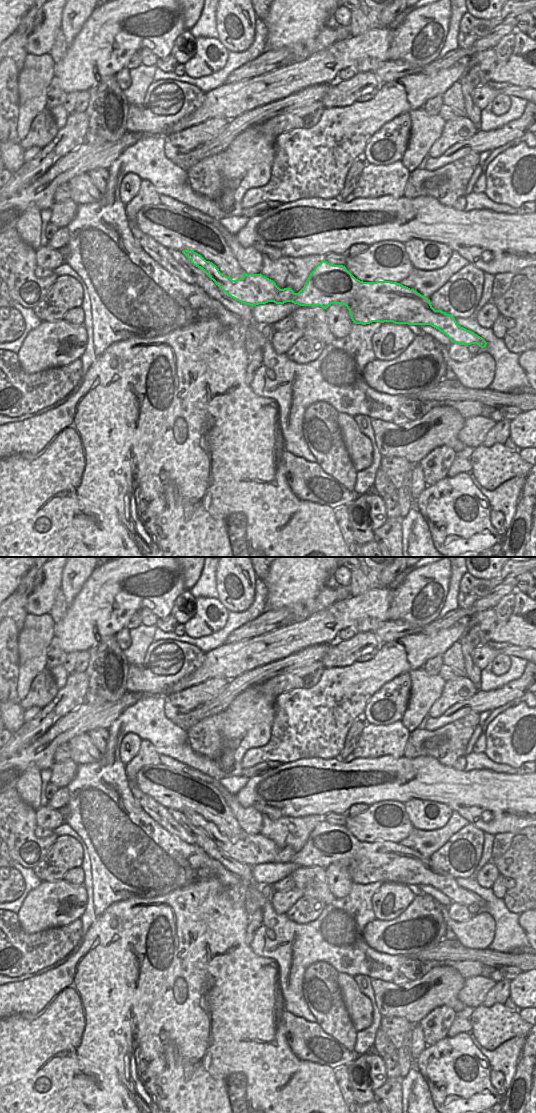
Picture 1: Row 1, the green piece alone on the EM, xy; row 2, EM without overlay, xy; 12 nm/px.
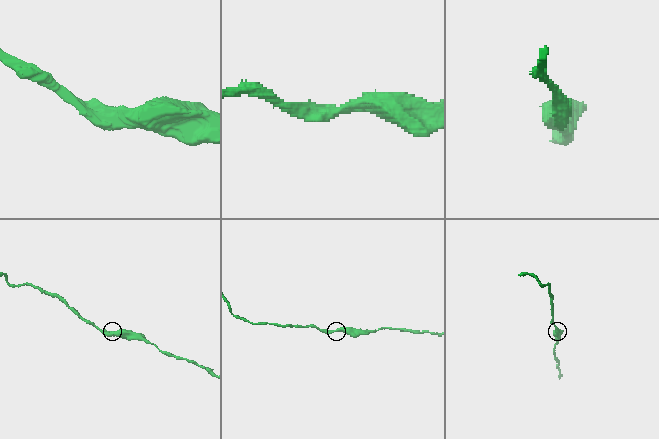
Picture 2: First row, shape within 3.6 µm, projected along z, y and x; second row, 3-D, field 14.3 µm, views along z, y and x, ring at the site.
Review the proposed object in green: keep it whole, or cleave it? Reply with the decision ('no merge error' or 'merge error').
no merge error

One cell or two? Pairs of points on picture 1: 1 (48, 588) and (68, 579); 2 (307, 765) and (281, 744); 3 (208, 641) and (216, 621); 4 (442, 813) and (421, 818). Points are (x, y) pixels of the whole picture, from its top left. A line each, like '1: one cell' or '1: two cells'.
1: two cells
2: two cells
3: two cells
4: one cell

